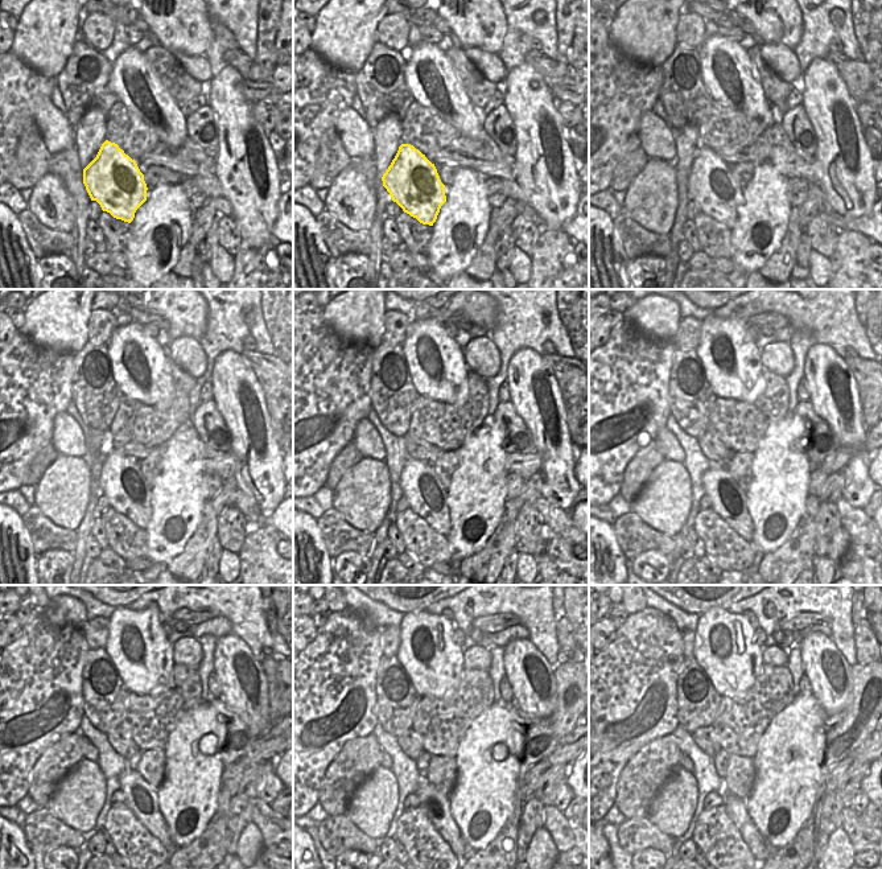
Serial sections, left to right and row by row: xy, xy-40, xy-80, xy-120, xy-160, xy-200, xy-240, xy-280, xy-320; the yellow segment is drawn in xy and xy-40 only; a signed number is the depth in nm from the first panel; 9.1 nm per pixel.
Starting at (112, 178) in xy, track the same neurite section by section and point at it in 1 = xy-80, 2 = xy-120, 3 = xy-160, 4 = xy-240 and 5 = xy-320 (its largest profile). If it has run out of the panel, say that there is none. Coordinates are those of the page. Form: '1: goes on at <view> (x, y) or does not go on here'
1: goes on at xy-80 (711, 184)
2: goes on at xy-120 (120, 480)
3: goes on at xy-160 (427, 497)
4: goes on at xy-240 (140, 797)
5: goes on at xy-320 (736, 807)

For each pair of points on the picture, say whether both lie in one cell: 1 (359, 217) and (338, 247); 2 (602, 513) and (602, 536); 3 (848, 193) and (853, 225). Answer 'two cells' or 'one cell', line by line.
1: two cells
2: two cells
3: two cells

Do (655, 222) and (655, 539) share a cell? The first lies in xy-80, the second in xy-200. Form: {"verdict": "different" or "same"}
{"verdict": "different"}

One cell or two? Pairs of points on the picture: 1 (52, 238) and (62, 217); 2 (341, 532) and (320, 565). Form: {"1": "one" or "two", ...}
{"1": "two", "2": "two"}

